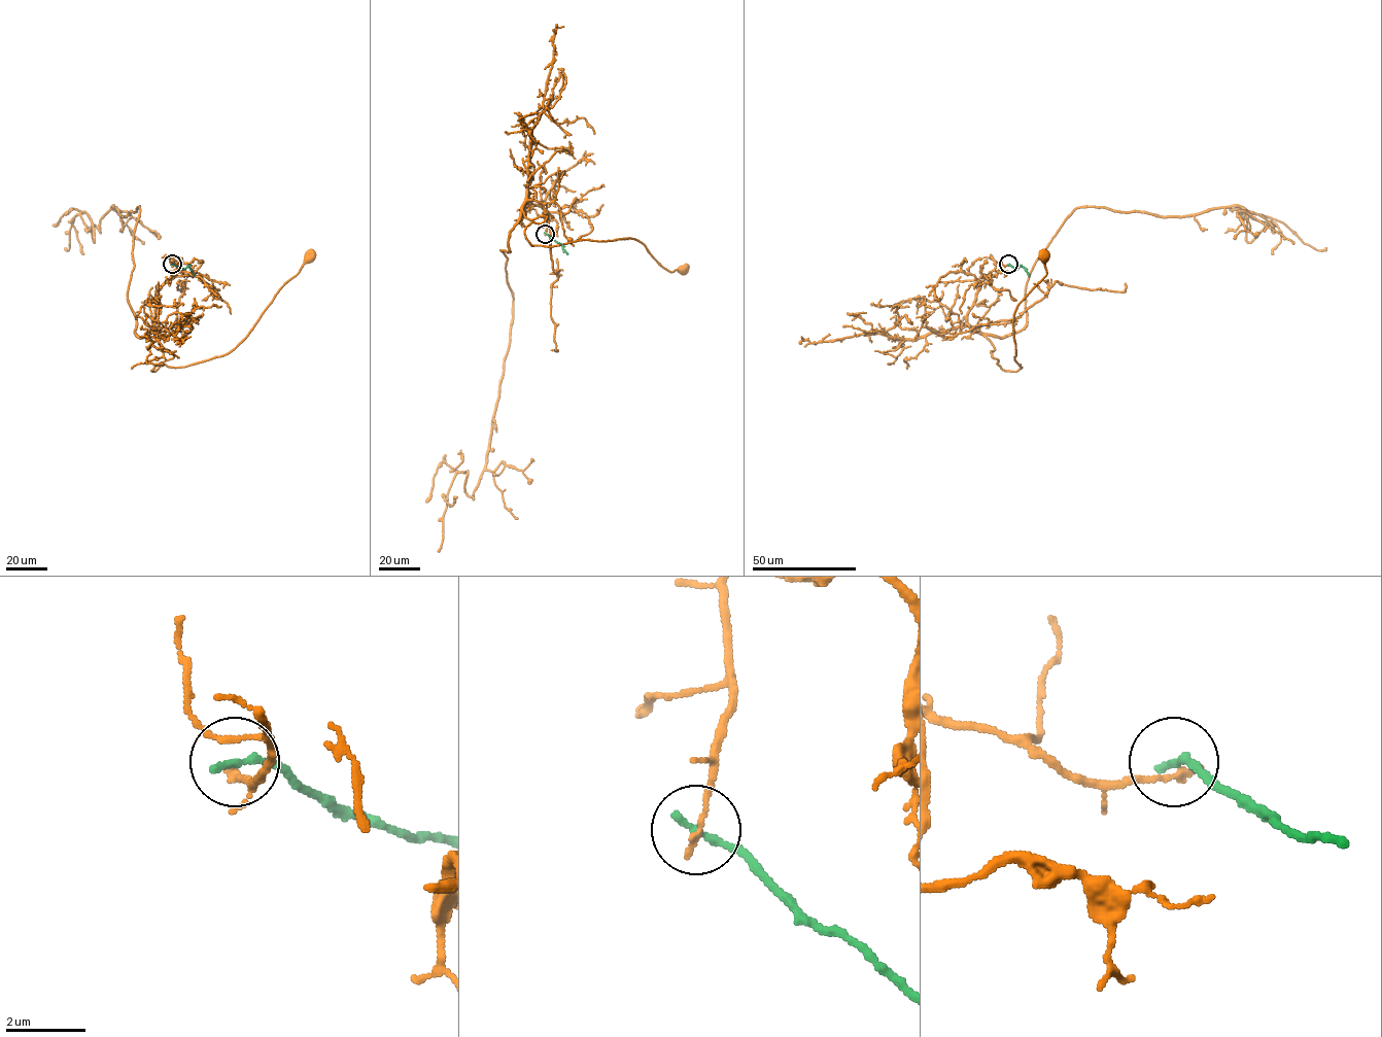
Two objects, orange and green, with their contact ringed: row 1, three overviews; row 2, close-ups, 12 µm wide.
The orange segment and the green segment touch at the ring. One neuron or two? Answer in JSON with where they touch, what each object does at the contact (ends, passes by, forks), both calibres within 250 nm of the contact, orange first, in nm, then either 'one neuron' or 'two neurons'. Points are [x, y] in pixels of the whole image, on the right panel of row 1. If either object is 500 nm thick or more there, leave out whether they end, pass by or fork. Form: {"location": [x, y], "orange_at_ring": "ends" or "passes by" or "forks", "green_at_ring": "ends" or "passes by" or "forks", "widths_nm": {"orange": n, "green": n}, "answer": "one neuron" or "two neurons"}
{"location": [1008, 264], "orange_at_ring": "ends", "green_at_ring": "ends", "widths_nm": {"orange": 160, "green": 240}, "answer": "two neurons"}

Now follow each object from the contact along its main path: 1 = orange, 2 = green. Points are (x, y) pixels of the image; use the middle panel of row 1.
1: (546, 234), (553, 217), (527, 193), (524, 215), (547, 217), (524, 230), (531, 245), (634, 239), (682, 270)
2: (546, 233), (561, 244), (567, 254)

